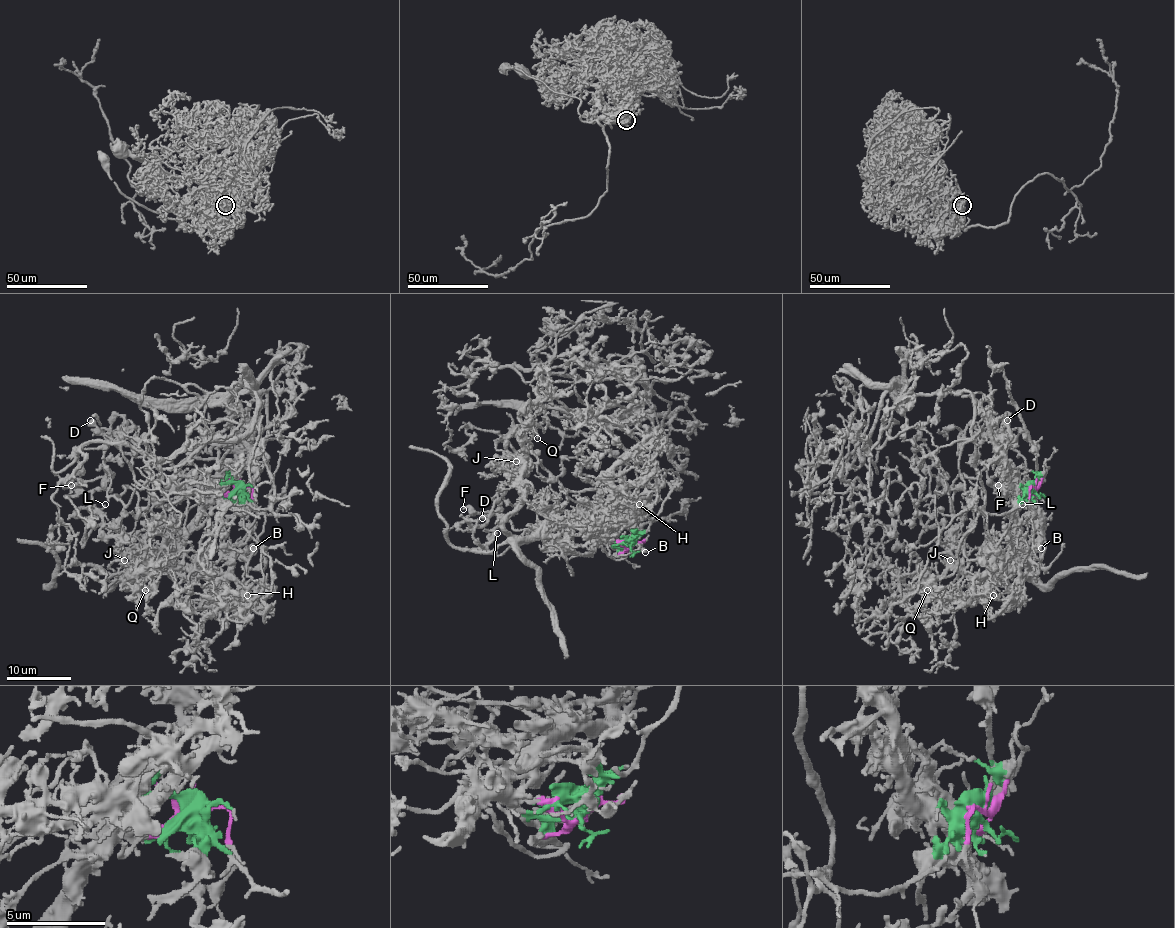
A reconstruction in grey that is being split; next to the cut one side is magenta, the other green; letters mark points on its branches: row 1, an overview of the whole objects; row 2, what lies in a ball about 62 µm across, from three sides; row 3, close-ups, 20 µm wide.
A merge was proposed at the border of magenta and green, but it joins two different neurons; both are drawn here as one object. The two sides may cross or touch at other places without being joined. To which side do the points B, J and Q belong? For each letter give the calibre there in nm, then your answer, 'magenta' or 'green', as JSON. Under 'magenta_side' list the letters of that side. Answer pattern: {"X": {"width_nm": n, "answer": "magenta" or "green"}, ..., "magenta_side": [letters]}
{"B": {"width_nm": 480, "answer": "magenta"}, "J": {"width_nm": 150, "answer": "green"}, "Q": {"width_nm": 130, "answer": "green"}, "magenta_side": ["B"]}

